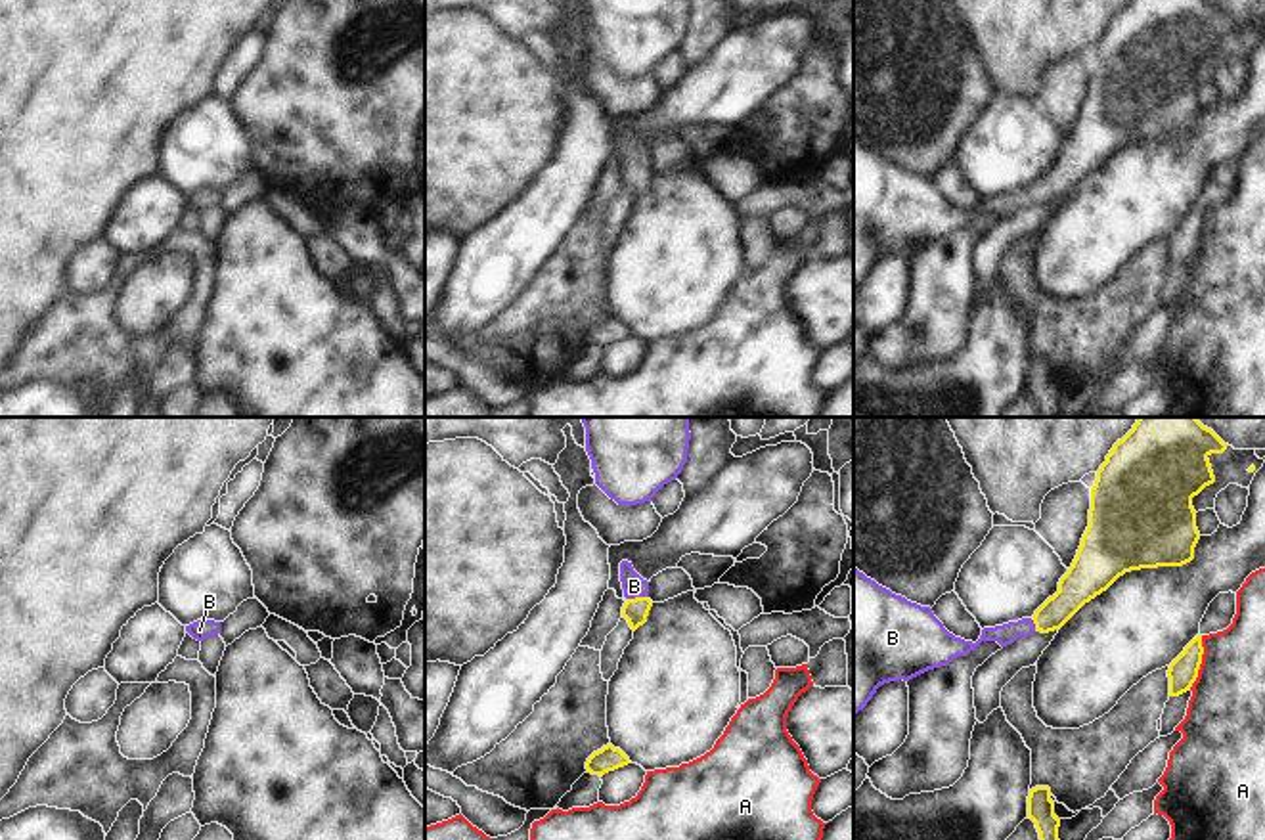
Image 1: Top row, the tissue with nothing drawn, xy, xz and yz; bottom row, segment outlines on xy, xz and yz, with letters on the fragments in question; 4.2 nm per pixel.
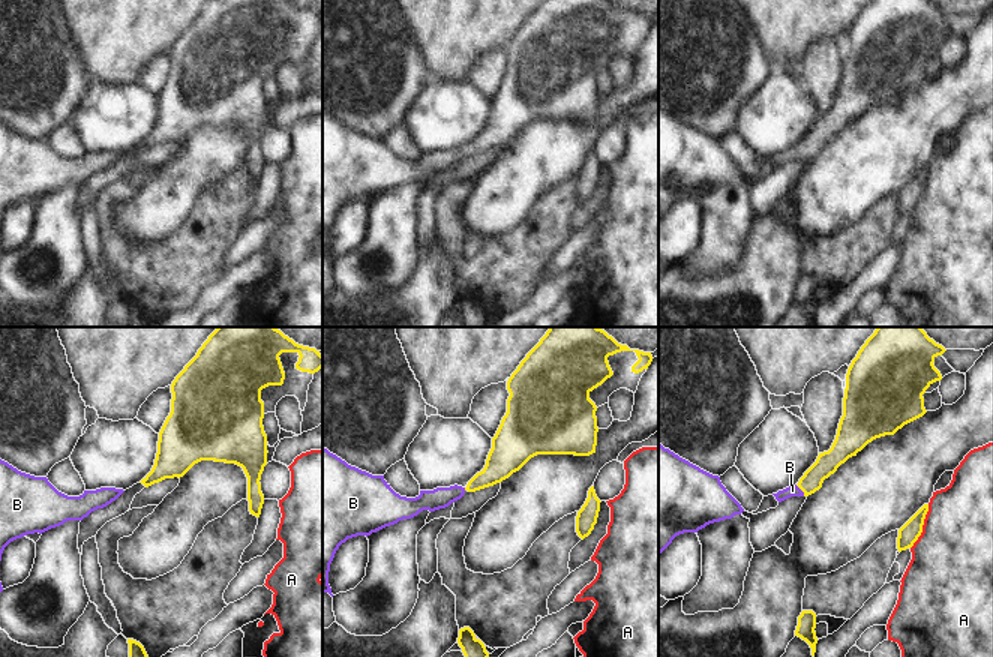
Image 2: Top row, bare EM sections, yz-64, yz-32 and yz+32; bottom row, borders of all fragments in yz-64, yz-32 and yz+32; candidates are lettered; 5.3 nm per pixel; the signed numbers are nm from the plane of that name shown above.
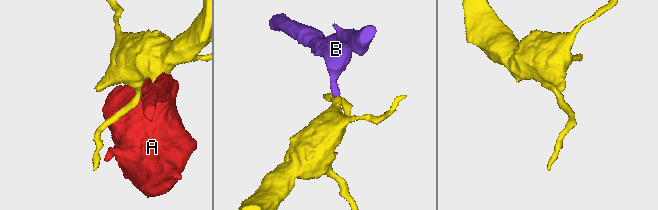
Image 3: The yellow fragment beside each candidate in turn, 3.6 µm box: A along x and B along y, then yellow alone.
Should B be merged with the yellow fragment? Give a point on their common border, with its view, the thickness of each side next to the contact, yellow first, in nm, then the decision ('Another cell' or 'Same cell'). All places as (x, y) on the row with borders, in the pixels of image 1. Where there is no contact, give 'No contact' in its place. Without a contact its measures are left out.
Touches yellow at xz (638, 597). Thickness 110 nm (yellow) against 100 nm. Same cell.

